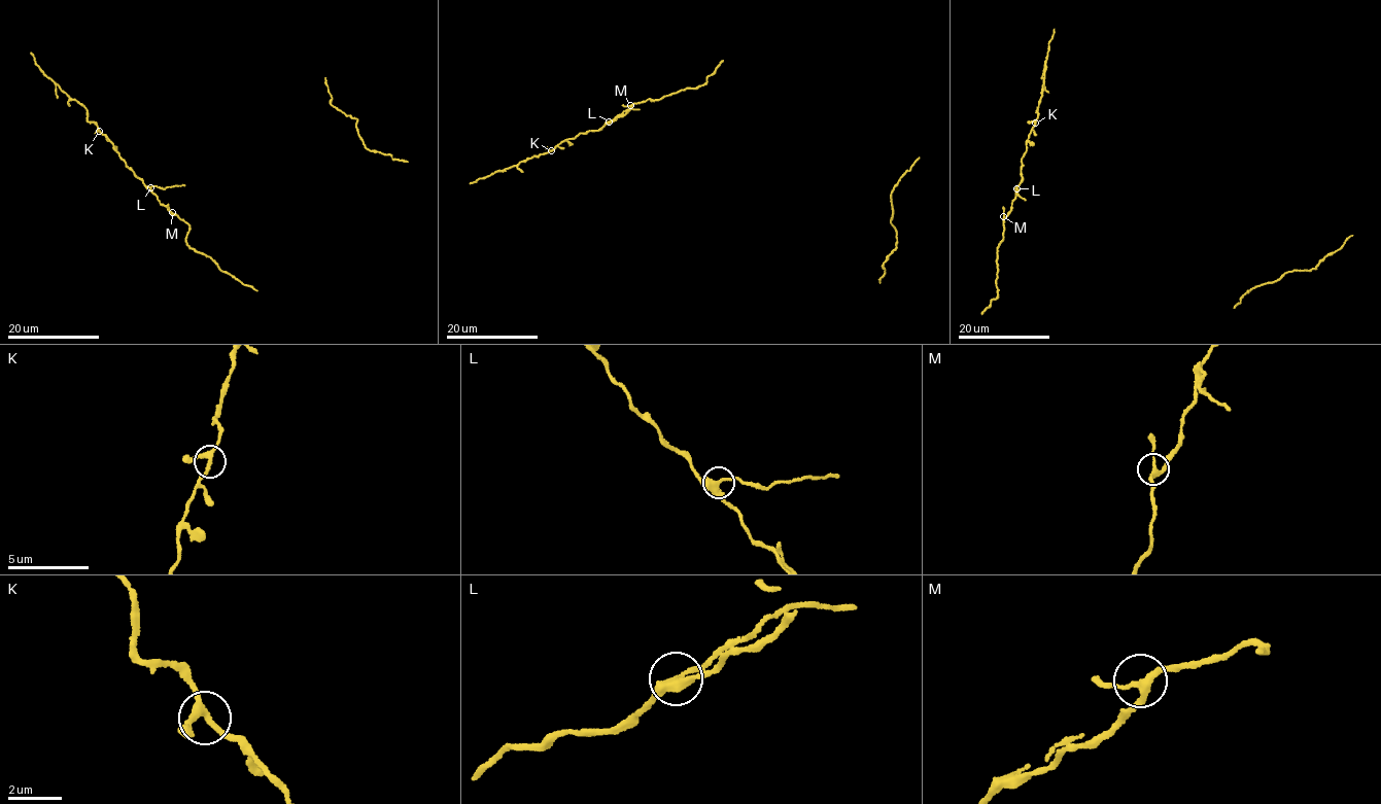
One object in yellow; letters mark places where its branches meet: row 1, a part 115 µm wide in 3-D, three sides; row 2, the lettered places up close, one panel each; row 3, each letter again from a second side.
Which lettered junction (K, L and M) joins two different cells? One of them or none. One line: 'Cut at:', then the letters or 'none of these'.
Cut at: L

